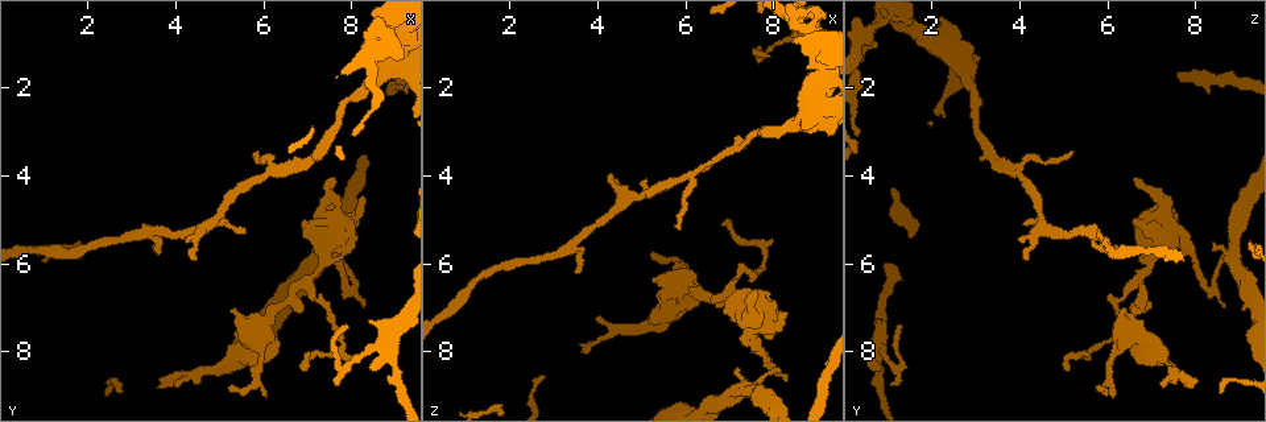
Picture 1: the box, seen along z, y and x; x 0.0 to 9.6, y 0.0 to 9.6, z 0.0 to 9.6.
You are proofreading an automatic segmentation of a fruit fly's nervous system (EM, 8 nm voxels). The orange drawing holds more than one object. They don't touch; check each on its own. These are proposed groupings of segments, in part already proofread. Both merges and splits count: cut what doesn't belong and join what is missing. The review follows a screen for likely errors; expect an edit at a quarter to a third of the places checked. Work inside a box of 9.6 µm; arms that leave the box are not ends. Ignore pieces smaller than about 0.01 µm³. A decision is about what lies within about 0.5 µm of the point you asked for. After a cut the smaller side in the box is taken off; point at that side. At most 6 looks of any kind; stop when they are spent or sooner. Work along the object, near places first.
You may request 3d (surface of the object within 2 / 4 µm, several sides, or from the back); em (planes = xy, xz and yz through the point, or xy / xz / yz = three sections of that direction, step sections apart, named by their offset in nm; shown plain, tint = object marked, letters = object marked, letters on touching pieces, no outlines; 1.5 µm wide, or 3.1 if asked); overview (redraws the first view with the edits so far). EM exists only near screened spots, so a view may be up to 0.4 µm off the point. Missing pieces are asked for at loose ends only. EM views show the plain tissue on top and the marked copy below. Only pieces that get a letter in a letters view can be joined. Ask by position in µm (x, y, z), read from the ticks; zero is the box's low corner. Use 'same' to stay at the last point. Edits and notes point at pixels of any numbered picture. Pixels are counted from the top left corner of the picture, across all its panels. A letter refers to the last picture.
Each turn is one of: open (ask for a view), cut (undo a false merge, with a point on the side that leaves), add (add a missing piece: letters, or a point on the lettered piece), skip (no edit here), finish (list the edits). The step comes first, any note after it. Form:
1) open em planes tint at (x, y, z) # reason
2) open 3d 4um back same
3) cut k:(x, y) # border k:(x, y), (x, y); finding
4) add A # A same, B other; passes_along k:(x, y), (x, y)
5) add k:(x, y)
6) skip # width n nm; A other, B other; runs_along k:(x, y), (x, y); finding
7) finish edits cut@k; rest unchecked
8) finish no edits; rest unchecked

open em xy step 8 tint at (8.60, 0.75, 0.65) # a narrow waist

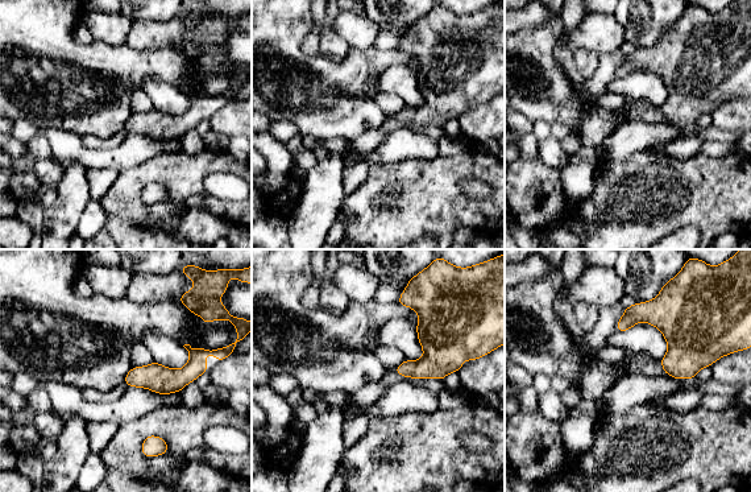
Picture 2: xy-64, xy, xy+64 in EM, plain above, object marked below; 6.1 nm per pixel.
open em xy step 8 letters same

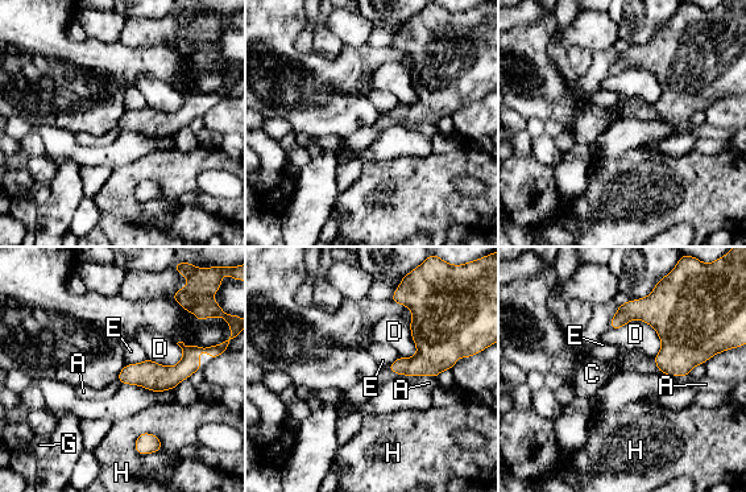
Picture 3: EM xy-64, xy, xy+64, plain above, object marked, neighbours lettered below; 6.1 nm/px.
skip # longest_contact D 340 nm; A other, C other, D other, E other, G other, H other; continuous, no second neuron

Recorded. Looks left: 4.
open em planes letters at (7.90, 6.60, 8.25) # sharp bend

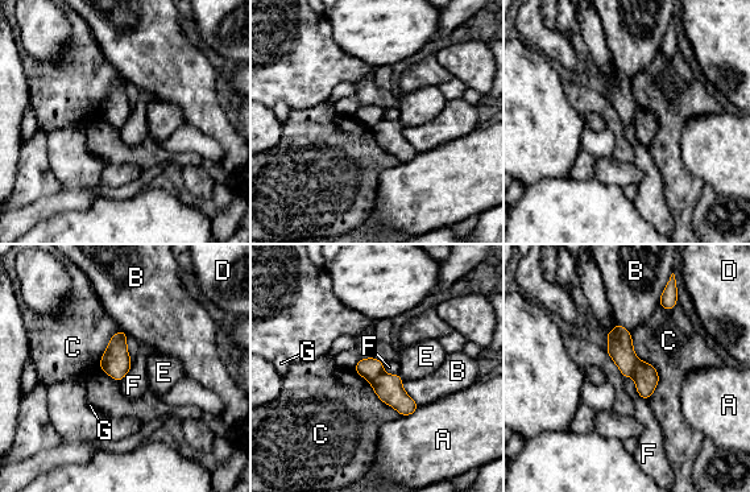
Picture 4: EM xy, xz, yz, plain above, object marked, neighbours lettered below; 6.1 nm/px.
cut 4:(646, 379) # A other, B other, C other, D other, E other, F other, G other; border 4:(638, 359), (634, 376); two neurons meet here

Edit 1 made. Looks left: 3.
finish edits cut@4; rest unchecked

